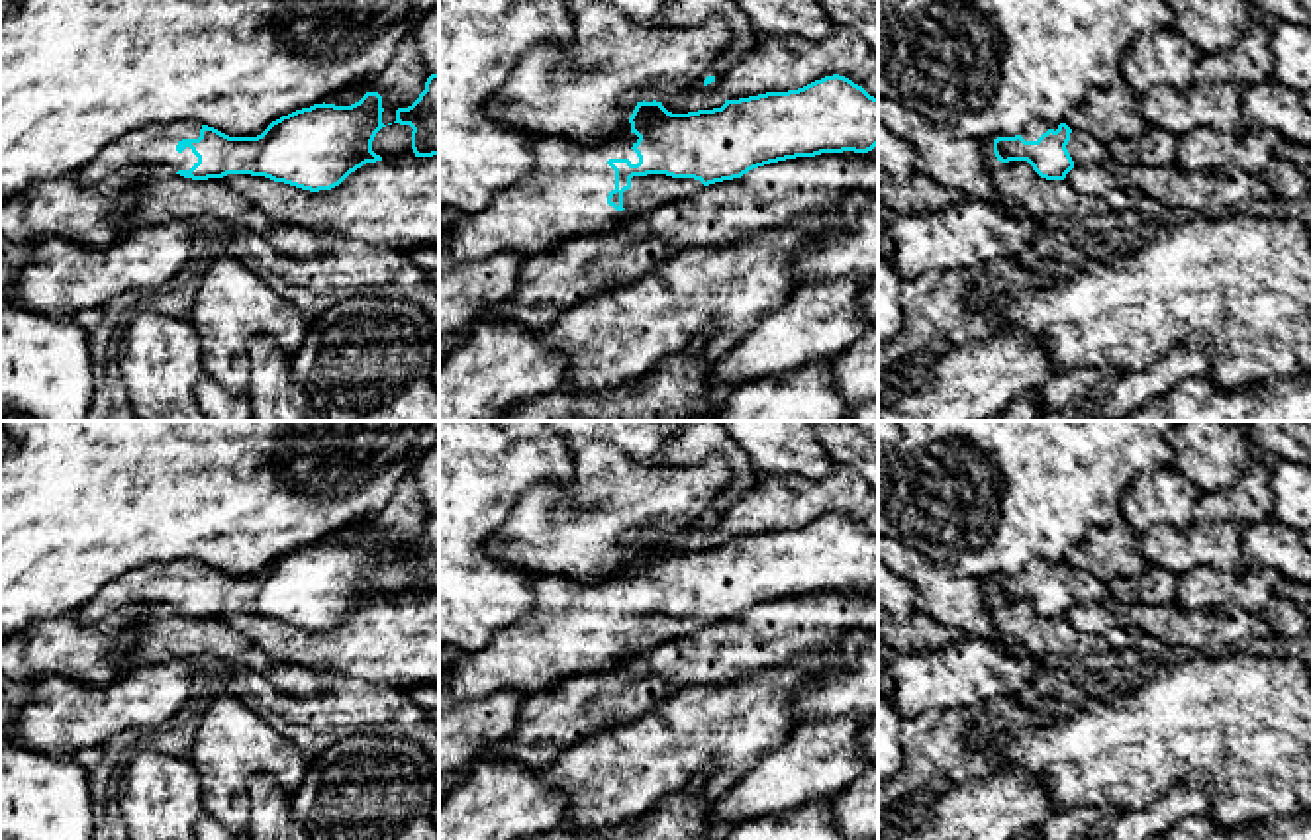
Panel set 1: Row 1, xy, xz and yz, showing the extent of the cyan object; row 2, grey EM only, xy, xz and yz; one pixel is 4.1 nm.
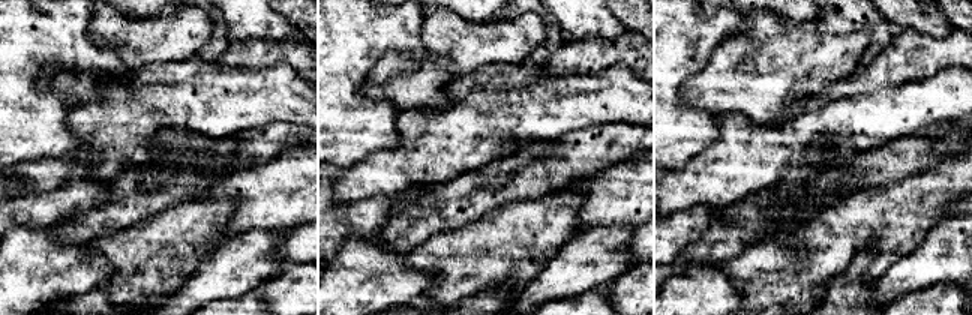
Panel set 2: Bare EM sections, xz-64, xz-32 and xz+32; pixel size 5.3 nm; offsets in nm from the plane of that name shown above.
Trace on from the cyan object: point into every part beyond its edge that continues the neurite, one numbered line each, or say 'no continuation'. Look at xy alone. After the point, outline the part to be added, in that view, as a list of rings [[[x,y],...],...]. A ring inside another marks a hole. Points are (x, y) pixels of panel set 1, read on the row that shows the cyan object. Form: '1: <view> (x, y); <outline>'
1: xy (153, 145); [[[178,119],[165,125],[151,123],[133,129],[114,143],[102,147],[98,155],[74,174],[74,180],[80,186],[94,186],[131,166],[167,166],[174,172],[190,170],[198,163],[198,157],[192,153],[190,147],[178,153],[176,145],[182,139],[198,139],[200,129],[202,123],[192,119]]]

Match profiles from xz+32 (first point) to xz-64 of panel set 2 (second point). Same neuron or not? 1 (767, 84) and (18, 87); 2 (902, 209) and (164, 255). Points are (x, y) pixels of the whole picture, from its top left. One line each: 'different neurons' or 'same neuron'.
1: different neurons
2: same neuron

